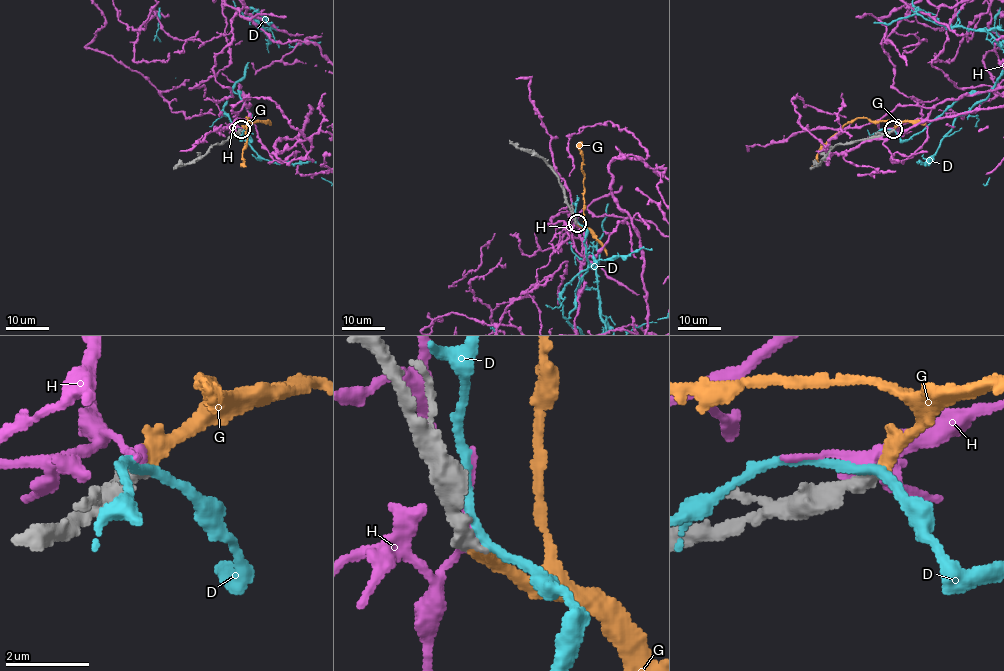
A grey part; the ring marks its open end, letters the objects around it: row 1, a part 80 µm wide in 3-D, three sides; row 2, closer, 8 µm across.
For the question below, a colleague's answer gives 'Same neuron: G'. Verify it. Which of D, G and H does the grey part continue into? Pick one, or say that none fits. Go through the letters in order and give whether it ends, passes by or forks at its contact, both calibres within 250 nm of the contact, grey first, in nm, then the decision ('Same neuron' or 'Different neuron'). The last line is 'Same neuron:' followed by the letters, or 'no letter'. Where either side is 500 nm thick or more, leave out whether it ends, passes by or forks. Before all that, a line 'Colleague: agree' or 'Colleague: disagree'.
Colleague: agree
D: It passes by. Thickness 400 nm (grey) against 220 nm. Different neuron
G: It ends there. Thickness 380 nm (grey) against 360 nm. Same neuron
H: It passes by. Thickness 400 nm (grey) against 240 nm. Different neuron
Same neuron: G

